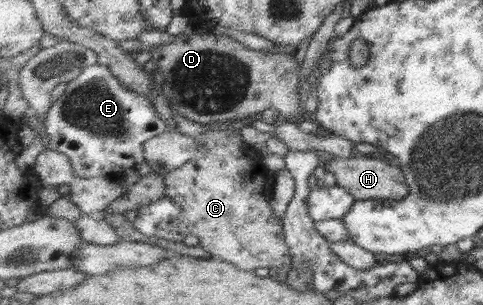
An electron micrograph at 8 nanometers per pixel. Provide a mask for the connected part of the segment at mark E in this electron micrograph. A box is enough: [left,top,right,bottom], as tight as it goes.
[45,63,167,180]

